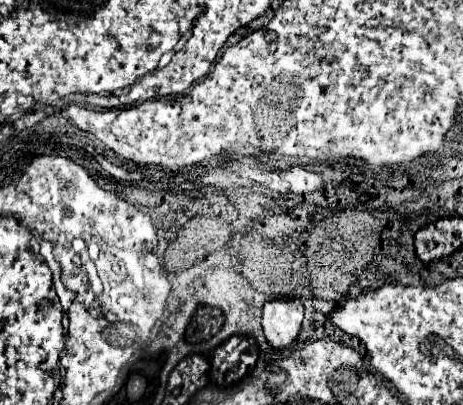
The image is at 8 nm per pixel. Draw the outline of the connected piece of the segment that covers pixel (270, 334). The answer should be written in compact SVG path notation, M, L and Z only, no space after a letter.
M277 299L263 305L263 333L273 349L287 349L297 341L303 321L299 299Z

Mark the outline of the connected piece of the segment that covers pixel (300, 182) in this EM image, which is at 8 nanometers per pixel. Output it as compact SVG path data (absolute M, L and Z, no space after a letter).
M291 167L287 173L281 173L281 181L285 181L285 185L297 193L313 193L313 191L321 191L321 187L325 187L325 183L319 175L305 171L301 167Z

